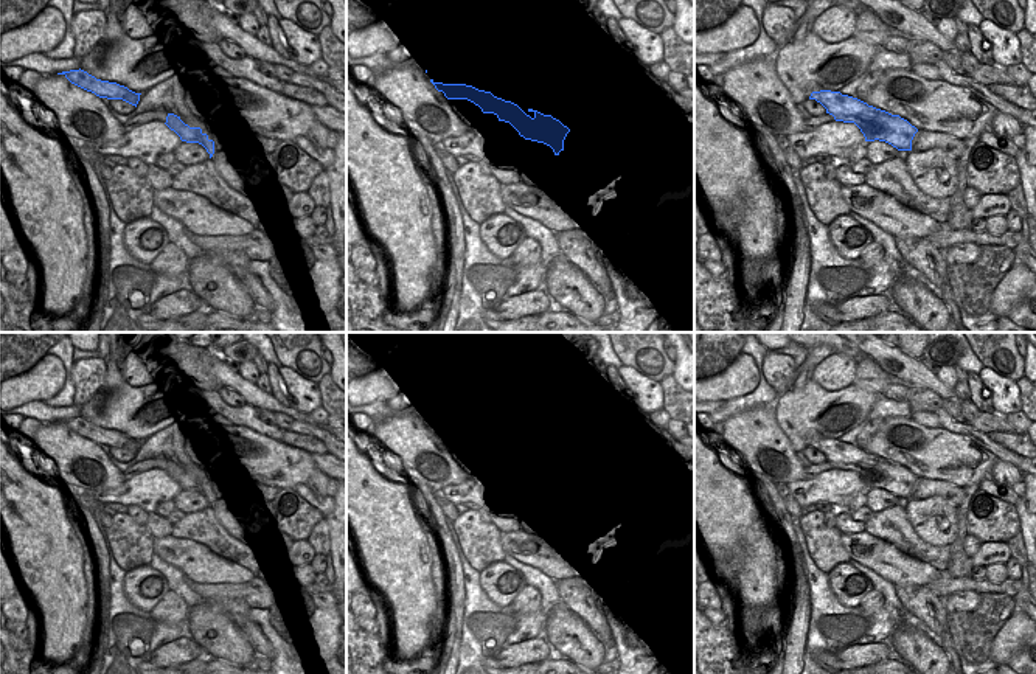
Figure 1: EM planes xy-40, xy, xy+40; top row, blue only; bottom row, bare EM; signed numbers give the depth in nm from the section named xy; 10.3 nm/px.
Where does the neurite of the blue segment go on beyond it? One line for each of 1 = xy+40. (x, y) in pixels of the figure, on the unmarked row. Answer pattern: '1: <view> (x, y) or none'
1: none

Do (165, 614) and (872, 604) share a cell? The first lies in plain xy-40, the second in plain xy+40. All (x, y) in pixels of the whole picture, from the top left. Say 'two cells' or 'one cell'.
one cell

